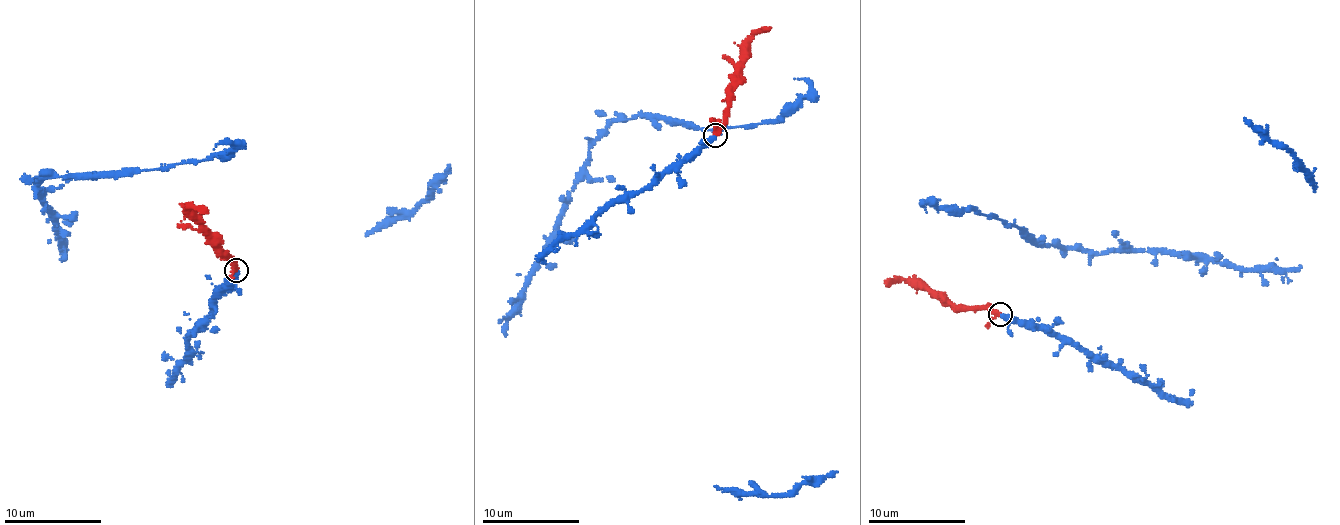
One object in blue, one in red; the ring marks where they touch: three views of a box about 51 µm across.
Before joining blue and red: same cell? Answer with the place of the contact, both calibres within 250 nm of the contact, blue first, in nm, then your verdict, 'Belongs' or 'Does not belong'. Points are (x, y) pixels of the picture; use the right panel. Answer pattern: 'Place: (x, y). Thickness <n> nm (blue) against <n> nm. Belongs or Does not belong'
Place: (1000, 314). Thickness 400 nm (blue) against 440 nm. Belongs

